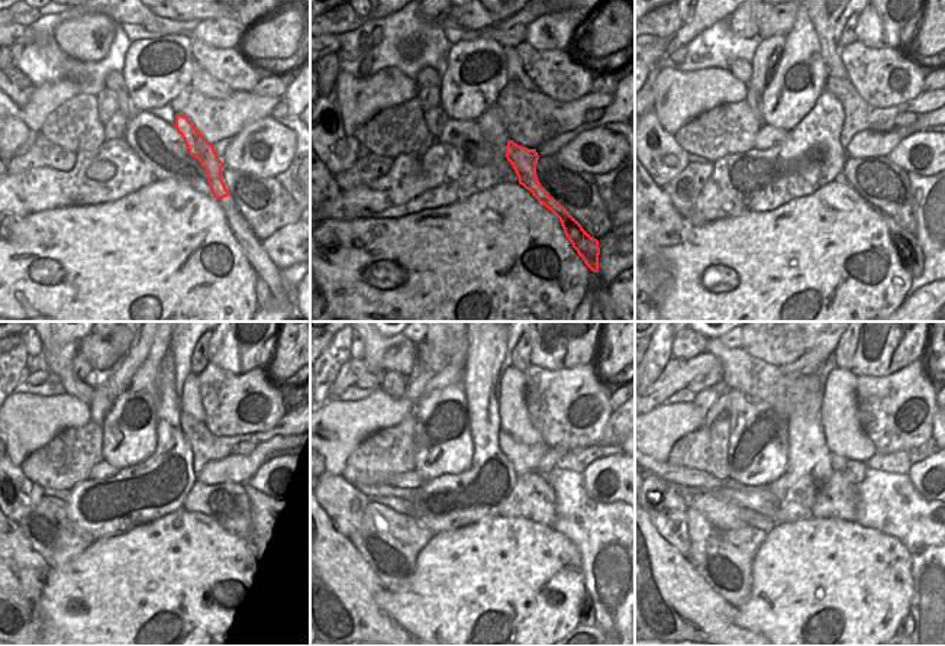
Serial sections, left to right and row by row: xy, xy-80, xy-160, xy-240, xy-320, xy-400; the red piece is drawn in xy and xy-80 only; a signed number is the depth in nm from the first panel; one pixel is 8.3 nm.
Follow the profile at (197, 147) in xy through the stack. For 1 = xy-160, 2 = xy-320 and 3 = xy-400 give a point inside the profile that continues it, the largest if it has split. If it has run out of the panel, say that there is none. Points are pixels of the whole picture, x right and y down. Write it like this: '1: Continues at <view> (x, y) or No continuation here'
1: Continues at xy-160 (906, 245)
2: Continues at xy-320 (587, 610)
3: Continues at xy-400 (908, 616).

